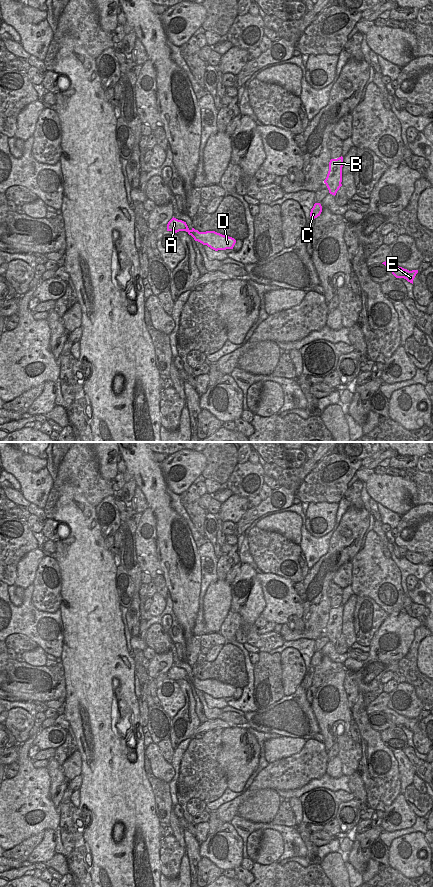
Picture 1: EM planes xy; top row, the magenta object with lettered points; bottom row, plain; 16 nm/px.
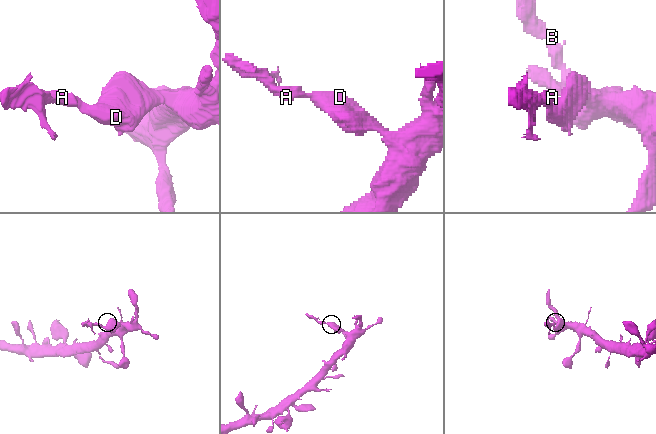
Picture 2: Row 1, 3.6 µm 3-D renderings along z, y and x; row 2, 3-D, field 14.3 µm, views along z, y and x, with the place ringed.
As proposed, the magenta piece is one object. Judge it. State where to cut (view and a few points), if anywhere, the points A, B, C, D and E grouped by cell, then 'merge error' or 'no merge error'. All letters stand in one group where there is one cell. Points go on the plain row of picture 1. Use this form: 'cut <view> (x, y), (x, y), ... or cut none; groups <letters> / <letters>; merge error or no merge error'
cut none; groups A B C D E; no merge error

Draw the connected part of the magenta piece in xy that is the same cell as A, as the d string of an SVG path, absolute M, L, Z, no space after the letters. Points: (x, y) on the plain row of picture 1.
M174 665L168 670L167 679L172 679L175 681L179 679L186 679L194 686L195 689L198 689L203 693L207 693L215 699L233 697L236 691L236 688L234 686L222 683L215 679L199 680L194 676L190 678L186 670L178 668Z

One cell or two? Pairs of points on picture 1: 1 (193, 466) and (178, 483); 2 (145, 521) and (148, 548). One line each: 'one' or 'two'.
1: one
2: one

